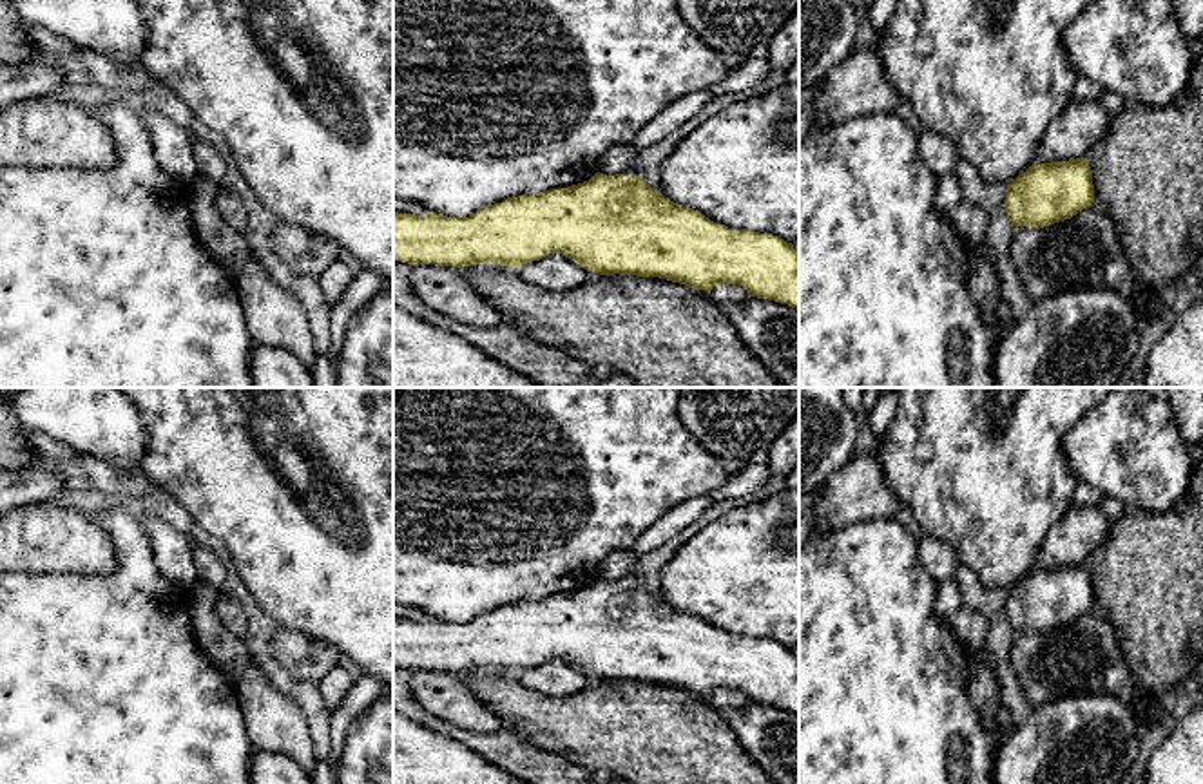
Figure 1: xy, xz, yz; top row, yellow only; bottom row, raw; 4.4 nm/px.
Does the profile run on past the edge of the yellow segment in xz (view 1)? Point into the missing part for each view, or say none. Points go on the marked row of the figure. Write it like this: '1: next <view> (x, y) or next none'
1: next xz (633, 171)

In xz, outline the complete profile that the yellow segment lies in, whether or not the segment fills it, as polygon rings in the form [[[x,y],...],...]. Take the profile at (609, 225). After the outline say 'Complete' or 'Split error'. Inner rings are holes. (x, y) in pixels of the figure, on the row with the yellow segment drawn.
[[[636,159],[623,174],[596,172],[589,181],[507,197],[469,217],[393,212],[393,261],[413,266],[516,268],[549,253],[562,253],[598,275],[659,277],[698,292],[710,292],[721,282],[739,284],[748,297],[775,301],[799,311],[799,252],[792,243],[772,234],[730,230],[670,201],[643,181]]]. Split error

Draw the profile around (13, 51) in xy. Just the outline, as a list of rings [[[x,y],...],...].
[[[0,0],[0,63],[22,63],[34,54],[27,25],[13,11],[9,0]]]

